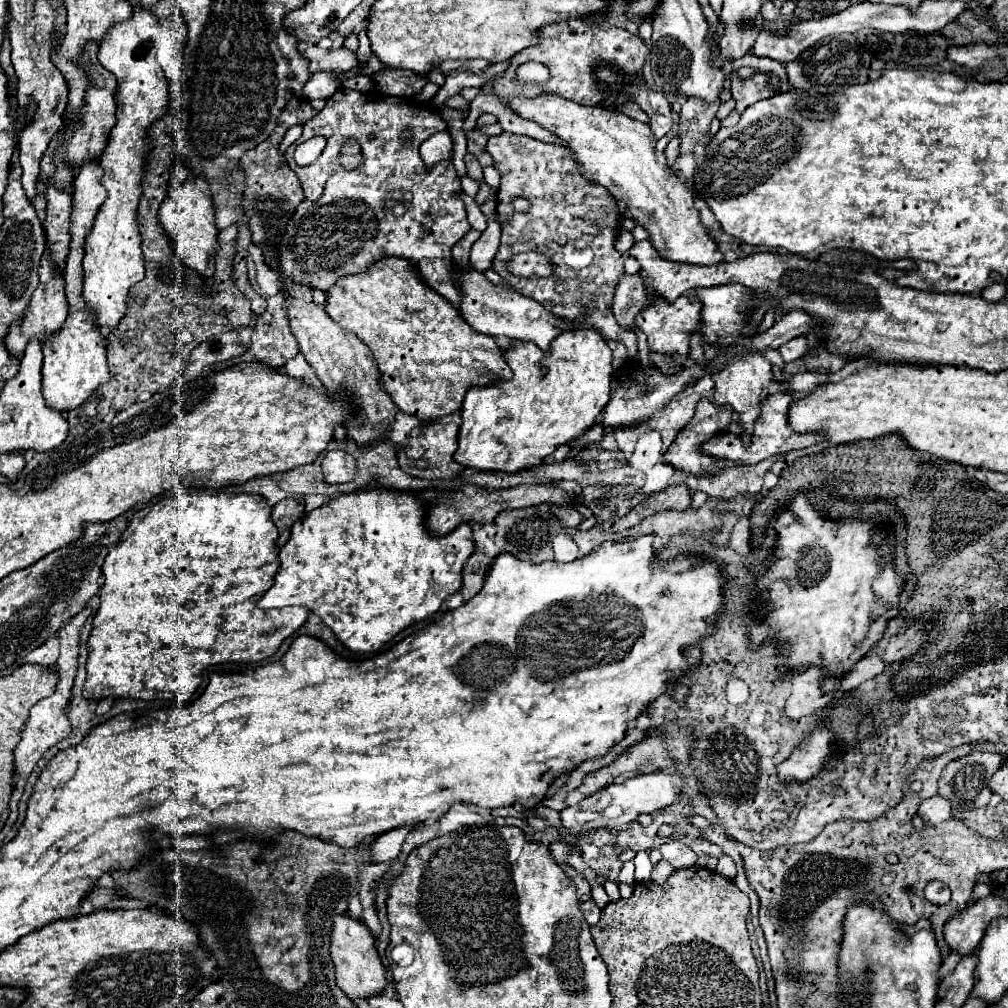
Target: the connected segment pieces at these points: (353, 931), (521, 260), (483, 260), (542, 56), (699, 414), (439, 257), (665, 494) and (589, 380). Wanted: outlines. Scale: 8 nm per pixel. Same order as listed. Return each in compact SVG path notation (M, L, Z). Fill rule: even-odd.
M345 914L333 916L333 930L331 930L331 960L335 964L335 982L349 998L369 998L377 996L385 988L385 968L375 948L375 938L369 932L363 920L351 918Z
M535 252L519 254L519 258L511 262L511 270L515 270L515 274L525 278L529 276L543 278L543 274L551 274L551 266L547 266L547 260L543 258L543 254L535 254Z
M495 202L481 204L481 212L487 218L487 230L481 234L481 238L471 248L471 264L477 266L481 272L491 268L493 258L499 250L499 238L501 238L501 226L495 218Z
M571 18L567 22L561 22L559 26L545 26L543 30L539 30L539 46L529 46L527 50L513 56L511 66L507 68L507 74L503 78L495 80L495 92L497 92L499 100L515 98L515 94L533 96L533 94L549 92L549 94L559 94L577 104L599 104L605 98L605 92L603 92L601 84L597 84L597 80L595 80L595 74L593 74L595 66L611 64L611 66L619 68L625 76L633 76L633 74L641 72L647 54L649 54L647 44L623 28L617 28L609 22L591 24L587 20ZM531 60L541 62L549 68L549 80L541 86L521 84L515 78L515 70L521 64L531 62ZM501 80L507 84L515 84L515 86L503 86Z
M701 398L701 402L695 408L693 418L689 424L677 434L669 450L665 452L665 460L673 464L673 468L693 474L693 476L707 476L709 464L723 464L725 460L713 460L701 454L699 444L707 438L715 436L725 422L731 422L731 406L715 406L707 398Z
M337 90L331 98L327 98L325 108L315 118L311 118L311 122L303 126L303 136L295 144L291 144L289 150L285 152L289 168L301 180L301 186L305 190L305 202L299 204L299 210L293 214L291 226L287 228L289 246L283 246L283 274L325 292L341 276L363 272L369 266L369 262L375 262L379 258L397 256L411 260L415 268L421 272L425 284L435 288L435 292L439 292L443 298L447 298L451 304L457 306L459 288L455 286L451 248L469 232L465 204L457 196L457 190L461 190L461 180L451 162L425 166L425 162L419 156L421 142L425 142L431 134L441 130L447 130L447 124L437 112L415 106L405 98L387 96L379 90L371 92ZM403 130L411 132L409 144L401 140ZM315 134L321 134L327 140L325 150L309 166L297 166L293 160L293 150ZM343 138L355 138L363 146L365 162L355 172L343 170L343 166L339 166L337 156L339 146L343 146Z
M683 484L677 486L667 486L661 492L655 492L651 496L647 496L641 504L637 504L627 516L619 518L613 524L615 532L621 532L625 528L631 528L635 524L639 524L639 518L647 518L655 512L665 512L665 510L687 510L691 506L691 494L689 488Z
M573 320L571 322L573 326L563 330L555 342L551 342L551 348L549 350L539 350L533 342L521 342L521 340L511 340L507 350L503 352L503 358L505 362L509 364L509 368L513 370L513 378L511 380L499 380L491 386L473 386L467 390L465 394L465 400L463 400L463 410L461 410L461 418L463 418L463 424L459 428L459 448L455 452L455 460L467 468L475 468L475 470L501 470L501 472L515 472L515 470L521 470L521 468L531 468L531 466L537 466L543 462L545 456L553 454L555 448L563 442L571 442L575 440L579 434L583 434L587 428L591 428L597 420L597 416L601 414L601 410L607 406L609 398L611 398L611 376L613 376L613 352L611 348L607 346L607 338L597 332L595 328L589 328L585 326L585 322L579 322L579 320Z

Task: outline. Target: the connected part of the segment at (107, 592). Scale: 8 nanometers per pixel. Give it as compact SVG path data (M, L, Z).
M191 492L191 494L175 494L163 498L159 502L145 504L143 508L135 510L129 518L129 524L121 538L109 546L109 554L103 562L103 576L105 584L101 586L101 604L93 618L93 630L89 636L89 658L87 658L87 682L83 696L89 700L101 698L141 698L141 700L176 700L180 705L186 705L193 698L199 682L201 672L211 664L221 662L259 662L263 658L273 656L281 642L295 634L309 616L309 610L303 608L279 608L279 610L263 610L257 606L255 594L265 592L271 586L271 578L279 570L279 548L277 548L279 530L271 522L271 506L259 494L235 494L235 492Z

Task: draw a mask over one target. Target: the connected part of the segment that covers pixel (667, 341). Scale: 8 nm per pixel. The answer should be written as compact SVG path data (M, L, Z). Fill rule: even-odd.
M689 290L681 294L675 302L667 302L663 298L655 298L651 304L647 304L637 316L635 326L647 336L649 350L659 354L671 354L679 364L683 364L689 356L689 338L691 332L699 334L701 328L701 302L695 294L695 290Z

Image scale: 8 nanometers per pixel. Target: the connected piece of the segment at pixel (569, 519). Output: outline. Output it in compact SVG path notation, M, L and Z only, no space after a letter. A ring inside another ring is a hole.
M551 506L553 514L561 520L561 526L577 528L583 522L583 516L575 510L575 506Z

